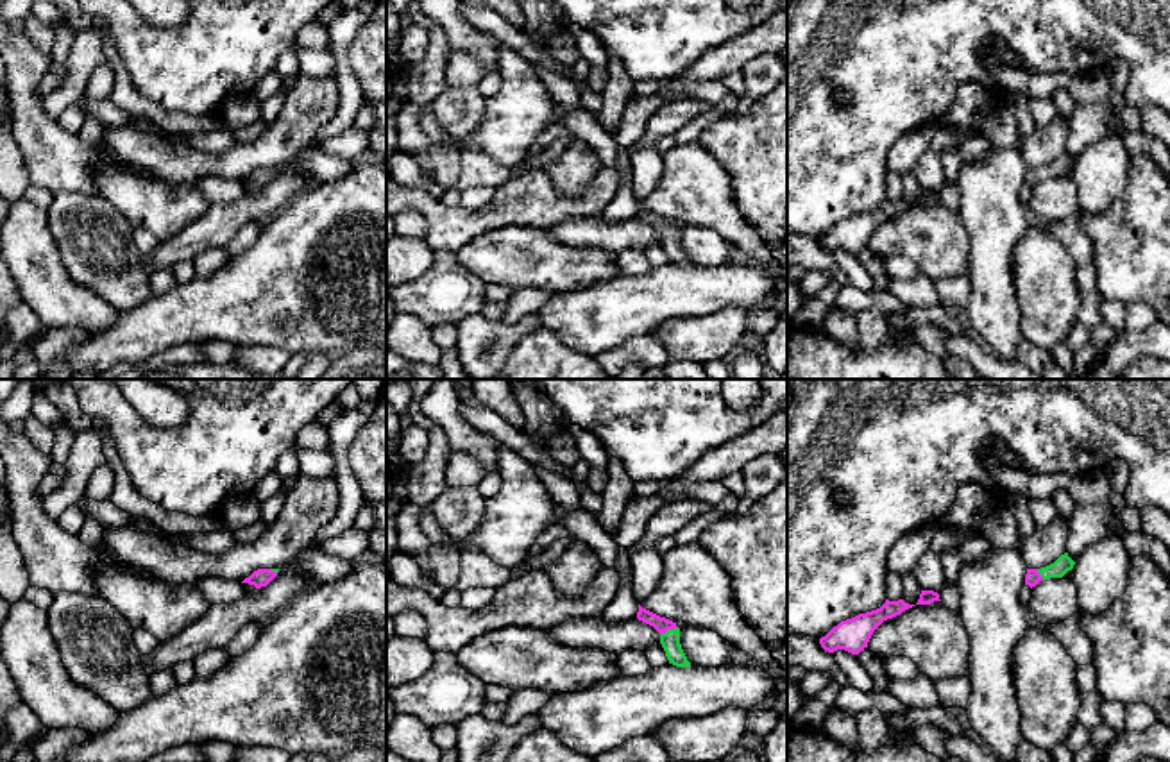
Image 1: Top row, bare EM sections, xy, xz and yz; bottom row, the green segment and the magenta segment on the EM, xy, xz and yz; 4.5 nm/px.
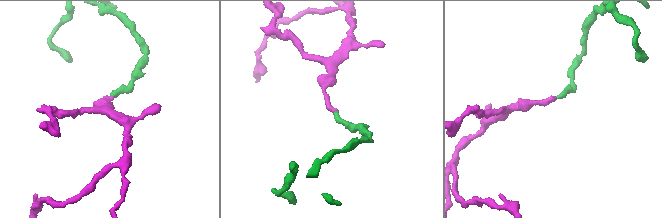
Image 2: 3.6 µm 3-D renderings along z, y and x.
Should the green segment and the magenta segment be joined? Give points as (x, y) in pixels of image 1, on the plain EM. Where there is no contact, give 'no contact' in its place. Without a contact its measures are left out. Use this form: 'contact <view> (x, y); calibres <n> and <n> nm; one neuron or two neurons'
contact xz (668, 229); calibres 90 and 70 nm; one neuron

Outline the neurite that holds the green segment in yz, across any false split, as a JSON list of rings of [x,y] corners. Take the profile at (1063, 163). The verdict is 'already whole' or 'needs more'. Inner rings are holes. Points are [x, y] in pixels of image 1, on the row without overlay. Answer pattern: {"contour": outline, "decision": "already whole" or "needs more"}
{"contour": [[[1068,152],[1061,154],[1054,163],[1041,168],[1027,168],[1025,184],[1030,188],[1036,186],[1041,179],[1063,177],[1068,170],[1072,170],[1075,161],[1068,156]]], "decision": "needs more"}

